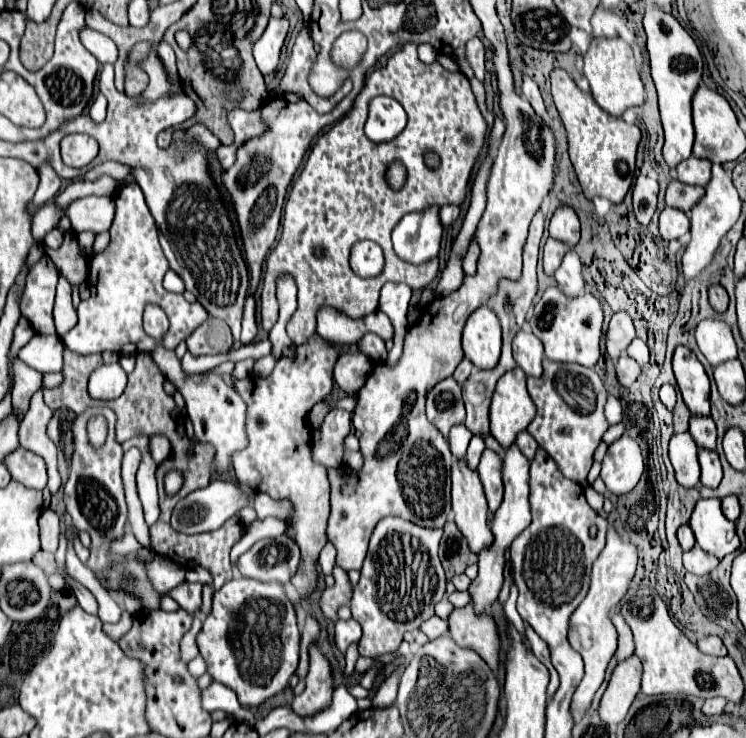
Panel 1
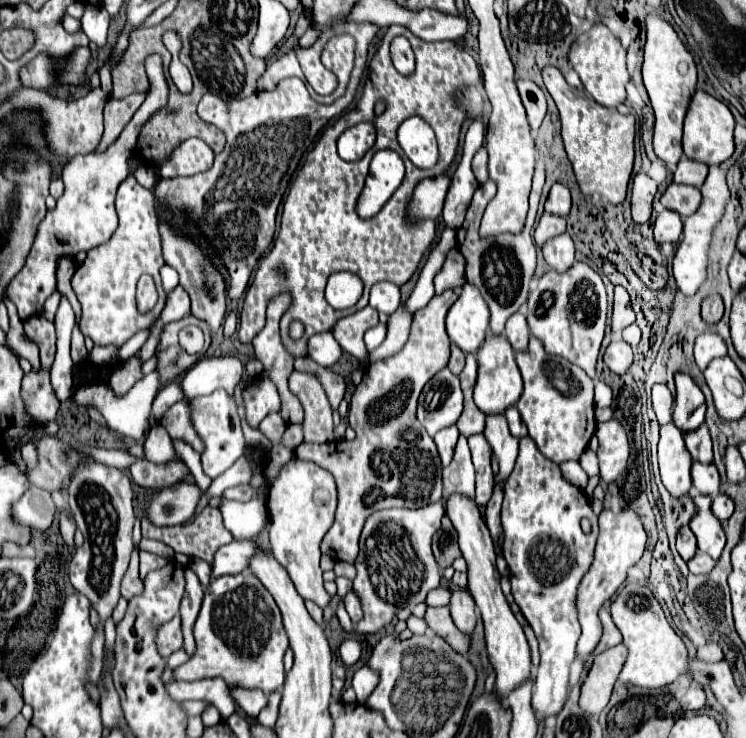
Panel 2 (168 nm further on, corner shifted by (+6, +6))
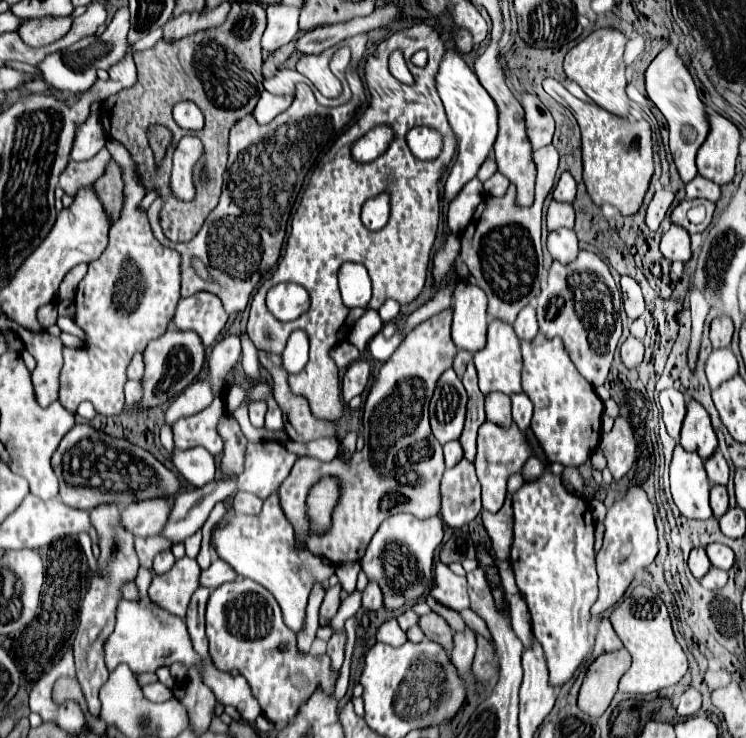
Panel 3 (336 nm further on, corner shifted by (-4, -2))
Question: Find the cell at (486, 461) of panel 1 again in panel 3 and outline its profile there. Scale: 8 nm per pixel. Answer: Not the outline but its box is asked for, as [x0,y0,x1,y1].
[475,421,533,513]

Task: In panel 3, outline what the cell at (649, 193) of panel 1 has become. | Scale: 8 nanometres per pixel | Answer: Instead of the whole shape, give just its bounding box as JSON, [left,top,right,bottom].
[647,189,675,231]

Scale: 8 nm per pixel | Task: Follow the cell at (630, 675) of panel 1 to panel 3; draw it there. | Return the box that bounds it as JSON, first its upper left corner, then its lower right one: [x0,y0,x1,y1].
[577,649,631,717]

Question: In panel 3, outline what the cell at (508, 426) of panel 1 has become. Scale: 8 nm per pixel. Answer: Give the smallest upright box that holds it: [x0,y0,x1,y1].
[473,319,521,395]

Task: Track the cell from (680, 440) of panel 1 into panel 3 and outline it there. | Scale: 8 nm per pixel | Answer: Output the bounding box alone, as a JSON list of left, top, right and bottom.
[671,445,713,519]

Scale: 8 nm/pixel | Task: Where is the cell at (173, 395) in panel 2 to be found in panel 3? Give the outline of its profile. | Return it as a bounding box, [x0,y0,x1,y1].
[161,425,175,455]

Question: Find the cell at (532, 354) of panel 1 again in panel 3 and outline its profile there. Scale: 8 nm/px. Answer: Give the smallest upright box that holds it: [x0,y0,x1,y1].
[513,305,539,339]

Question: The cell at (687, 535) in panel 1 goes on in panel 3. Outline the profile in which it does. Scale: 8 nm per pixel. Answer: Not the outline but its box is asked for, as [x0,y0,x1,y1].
[689,549,711,579]

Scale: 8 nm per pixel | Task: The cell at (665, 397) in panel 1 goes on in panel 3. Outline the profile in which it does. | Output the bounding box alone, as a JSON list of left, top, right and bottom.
[659,389,685,441]

